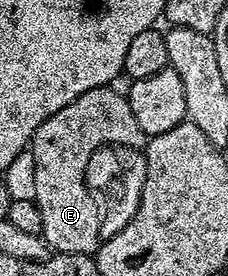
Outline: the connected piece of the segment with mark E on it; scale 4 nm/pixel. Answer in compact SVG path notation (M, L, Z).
M91 89L74 103L62 107L62 111L54 111L38 131L34 131L30 142L32 153L32 189L38 211L42 215L42 236L49 250L56 253L86 253L95 254L102 240L100 236L100 207L95 197L88 192L86 183L86 167L94 155L104 145L130 145L140 147L146 138L142 127L134 120L134 111L130 111L128 98L103 89Z

